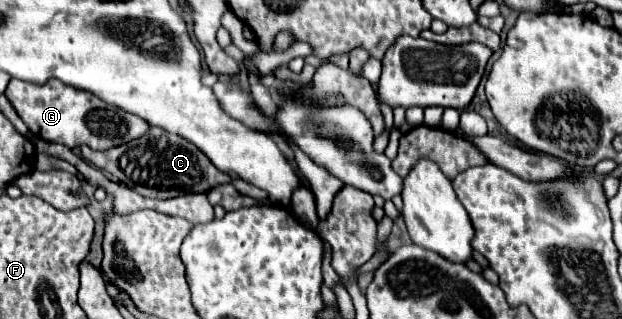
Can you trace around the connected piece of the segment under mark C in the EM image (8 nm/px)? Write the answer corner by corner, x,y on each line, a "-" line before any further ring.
149,128
149,132
137,138
133,146
121,144
105,152
81,146
81,156
87,162
95,164
97,168
113,174
115,178
119,178
119,182
127,184
145,198
175,198
183,194
205,194
211,188
219,184
229,184
233,180
229,174
219,172
211,164
211,160
207,160
207,156
199,152
199,148
195,148
191,142
161,128

